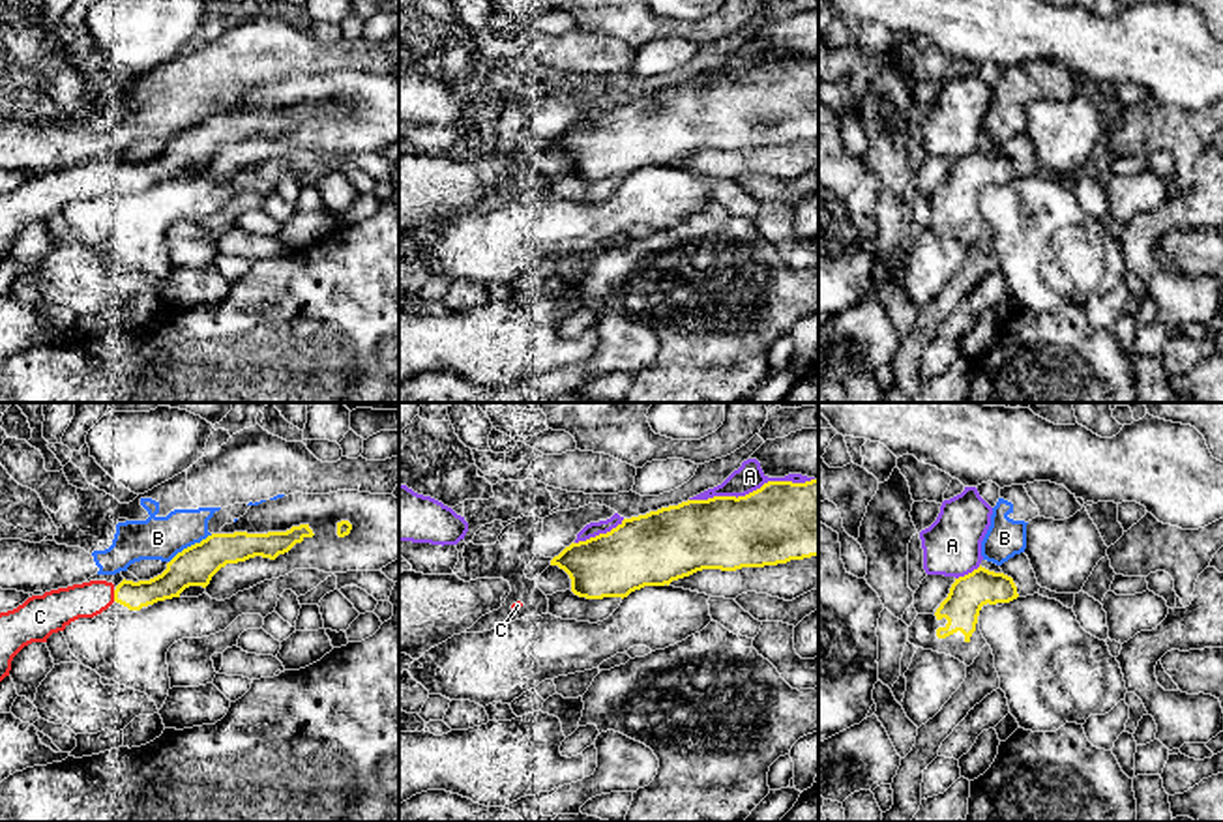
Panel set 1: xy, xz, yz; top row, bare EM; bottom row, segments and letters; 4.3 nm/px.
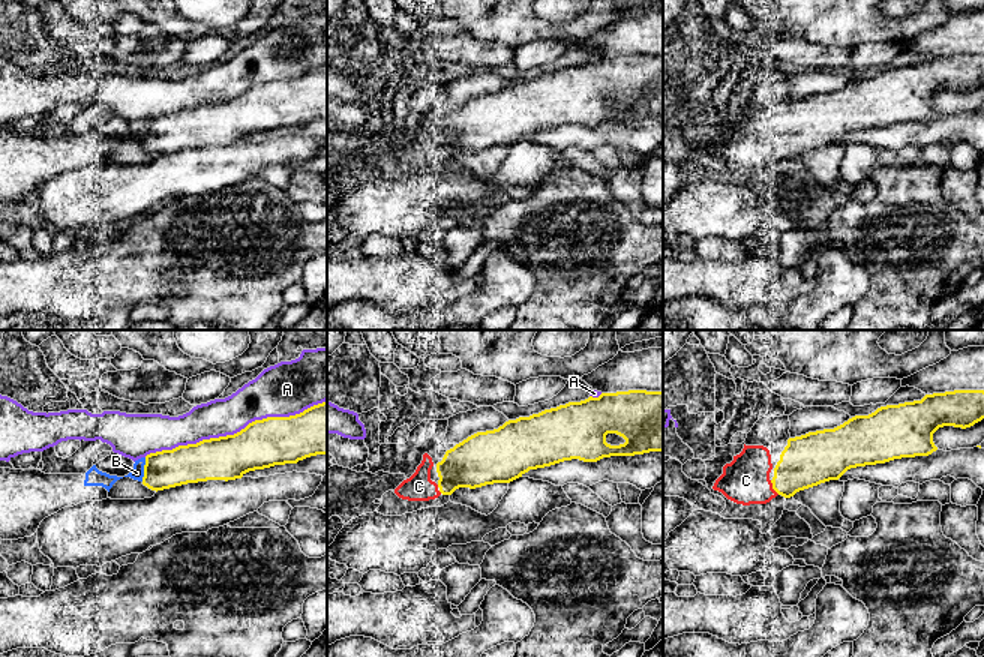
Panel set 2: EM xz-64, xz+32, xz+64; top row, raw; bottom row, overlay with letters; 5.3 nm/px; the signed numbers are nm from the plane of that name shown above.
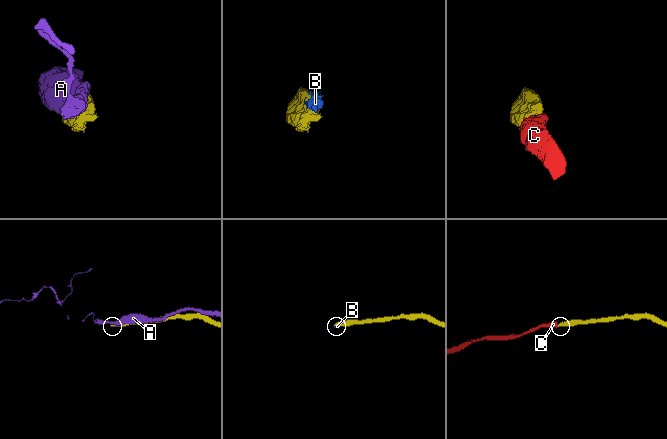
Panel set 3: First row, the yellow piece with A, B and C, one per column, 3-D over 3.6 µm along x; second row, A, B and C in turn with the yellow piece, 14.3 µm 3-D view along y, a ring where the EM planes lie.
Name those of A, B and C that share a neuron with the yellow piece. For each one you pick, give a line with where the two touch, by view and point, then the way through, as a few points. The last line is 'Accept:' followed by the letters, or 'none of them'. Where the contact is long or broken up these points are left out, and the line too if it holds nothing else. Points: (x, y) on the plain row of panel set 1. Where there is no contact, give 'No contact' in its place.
C: Touches yellow at xy (115, 176)
Accept: C

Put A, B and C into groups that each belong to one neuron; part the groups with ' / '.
A / B / C

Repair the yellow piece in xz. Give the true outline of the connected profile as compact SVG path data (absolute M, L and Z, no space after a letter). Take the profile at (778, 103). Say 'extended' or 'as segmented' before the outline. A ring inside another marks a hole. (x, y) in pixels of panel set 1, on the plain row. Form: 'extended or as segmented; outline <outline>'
as segmented; outline M818 60L768 62L745 77L687 81L624 99L616 109L571 124L551 146L571 159L571 172L586 180L627 178L644 167L669 167L702 150L736 152L818 137Z

